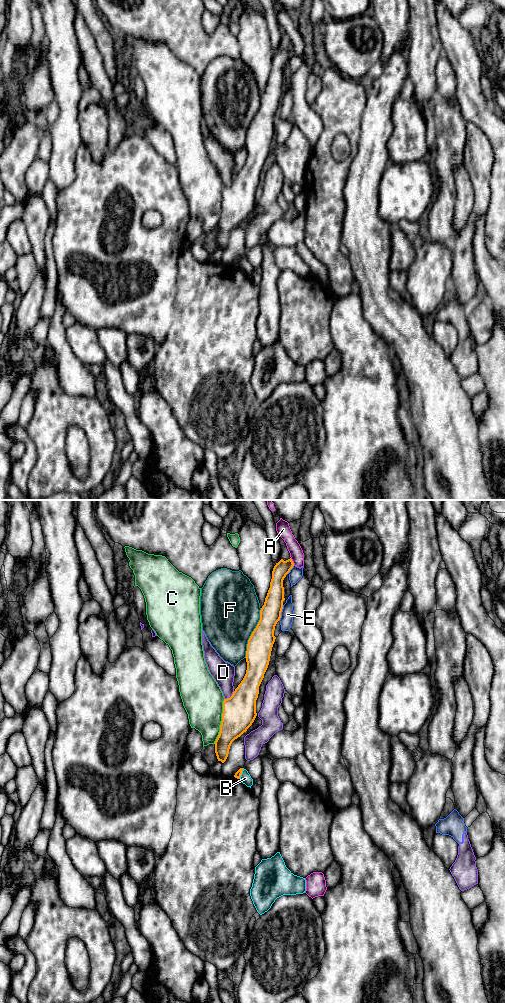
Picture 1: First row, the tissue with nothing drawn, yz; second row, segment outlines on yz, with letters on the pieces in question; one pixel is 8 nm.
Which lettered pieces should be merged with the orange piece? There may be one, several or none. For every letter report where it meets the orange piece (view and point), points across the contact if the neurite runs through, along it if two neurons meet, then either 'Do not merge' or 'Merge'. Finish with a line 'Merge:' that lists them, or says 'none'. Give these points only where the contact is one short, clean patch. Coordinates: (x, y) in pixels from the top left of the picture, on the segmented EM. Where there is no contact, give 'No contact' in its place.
A: Touches orange at yz (292, 561). Do not merge
B: Touches orange at yz (241, 773). Boundary: yz (243, 768), (239, 778). Do not merge
C: Touches orange at yz (221, 721). Do not merge
D: Touches orange at yz (231, 696). Do not merge
E: Touches orange at yz (280, 613). Do not merge
F: Touches orange at yz (252, 633). Do not merge
Merge: none

